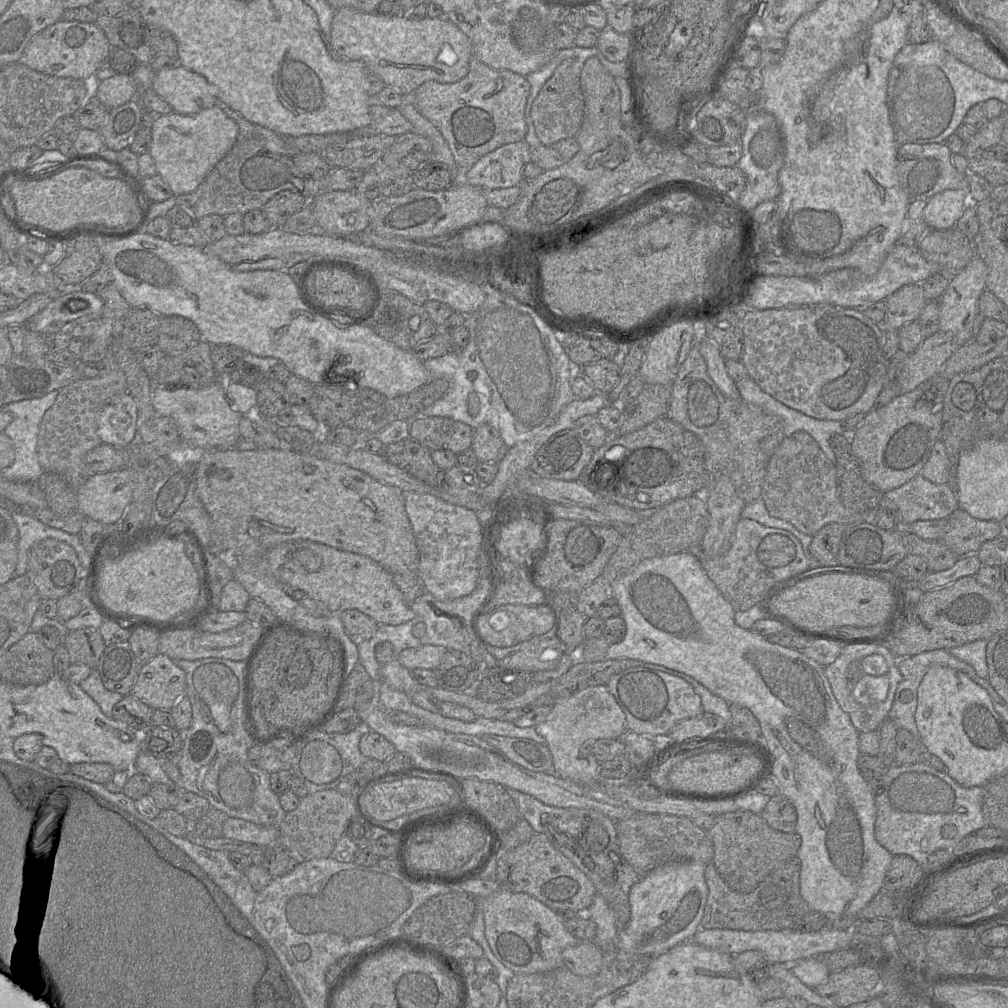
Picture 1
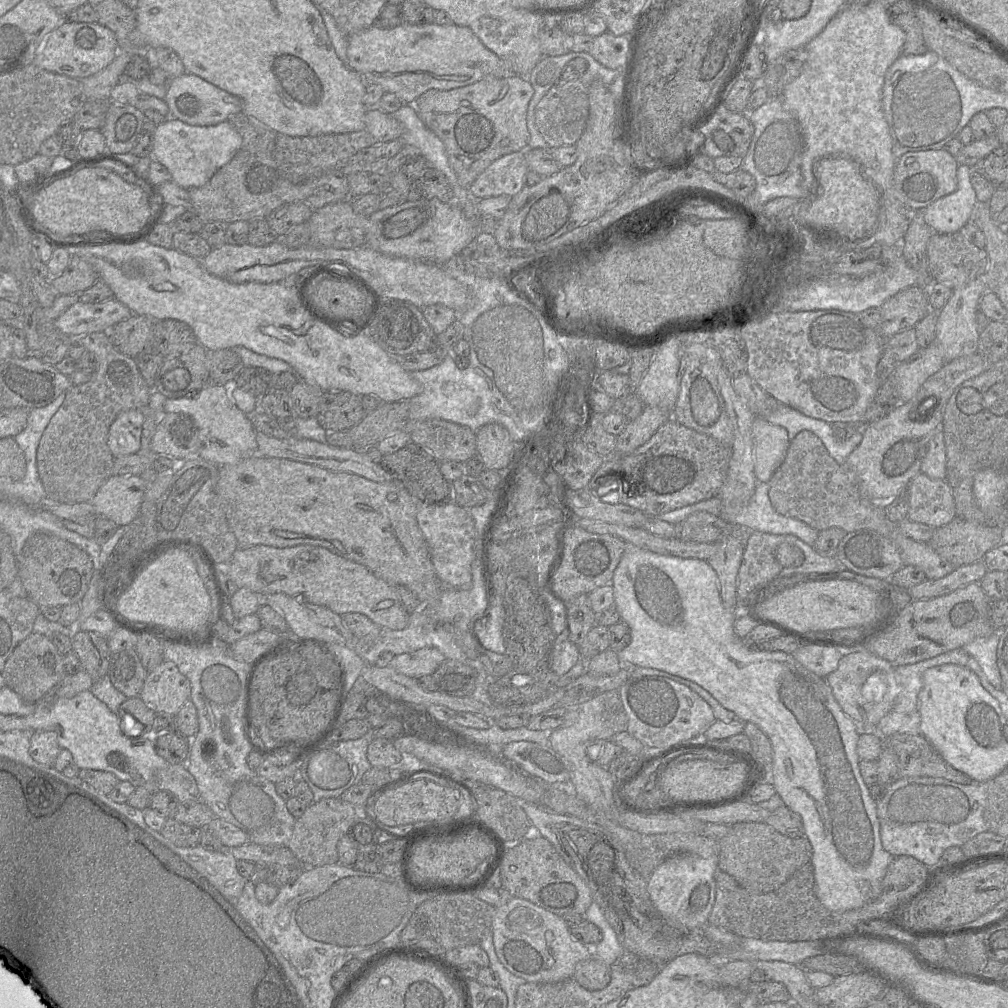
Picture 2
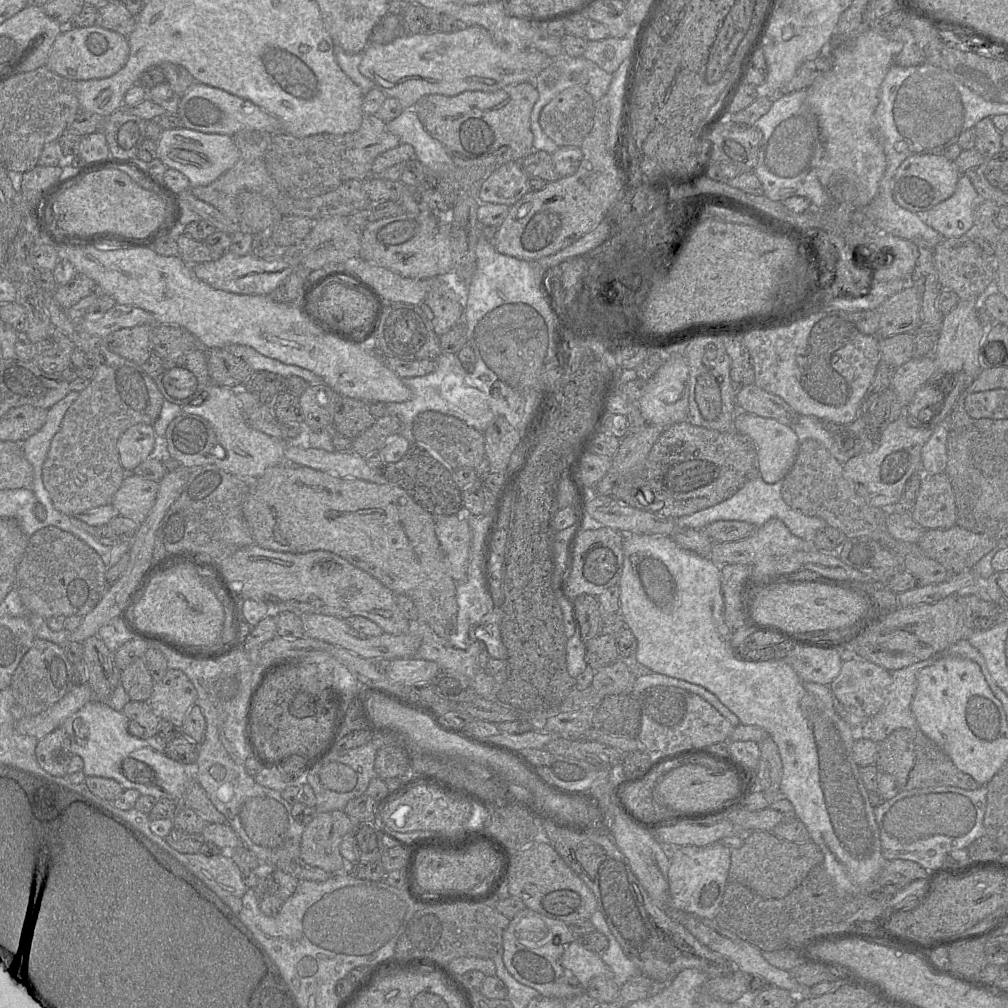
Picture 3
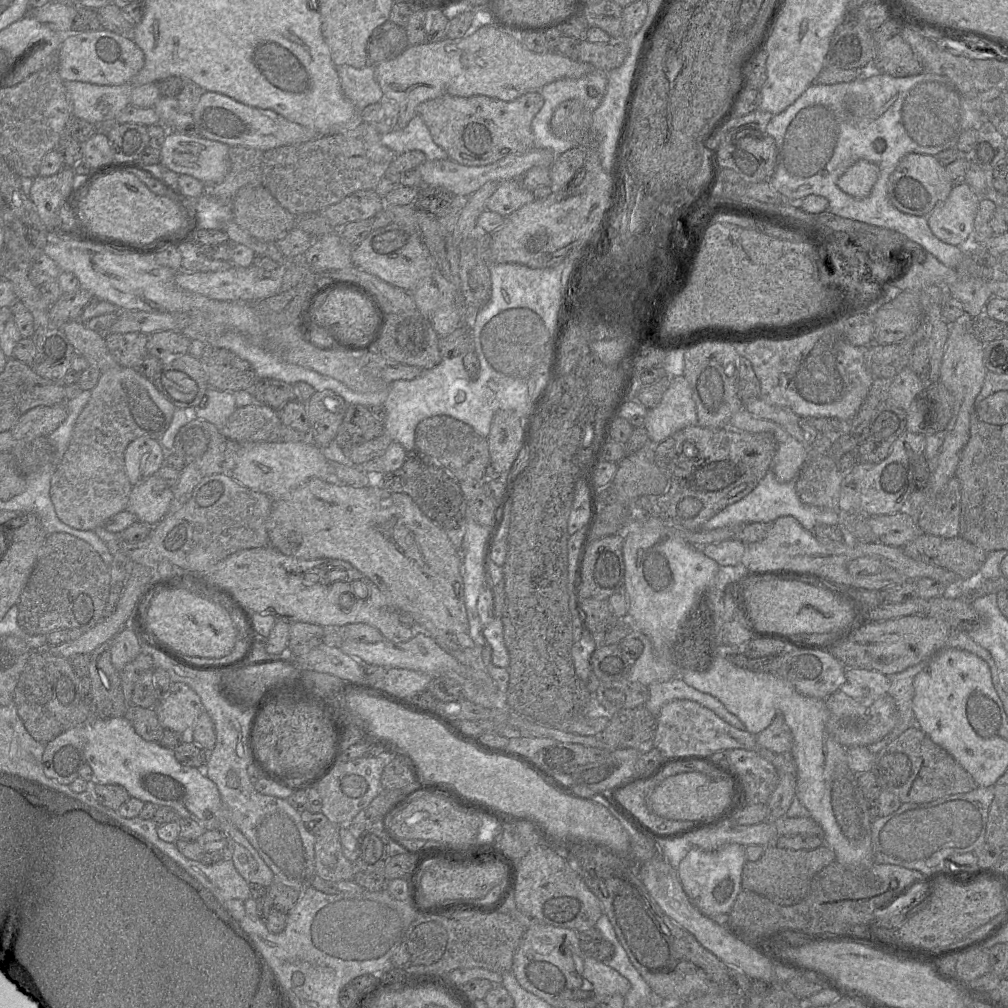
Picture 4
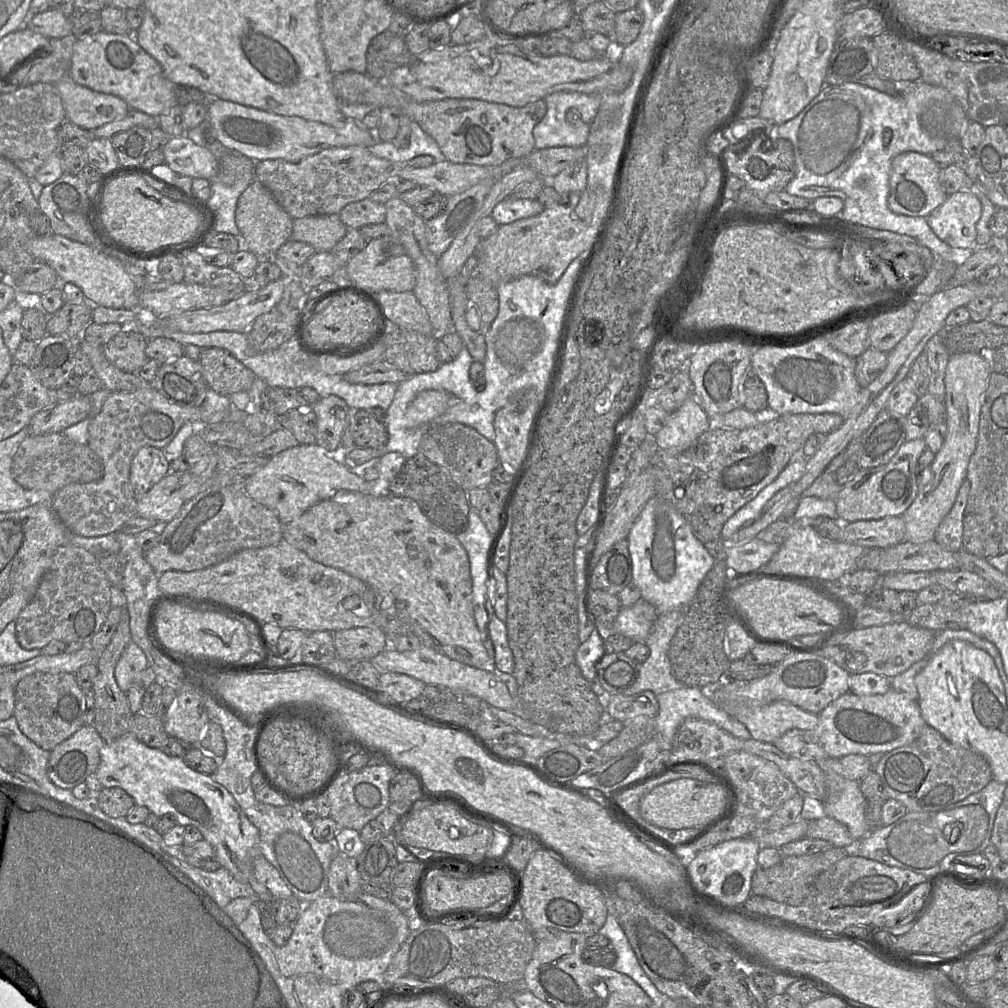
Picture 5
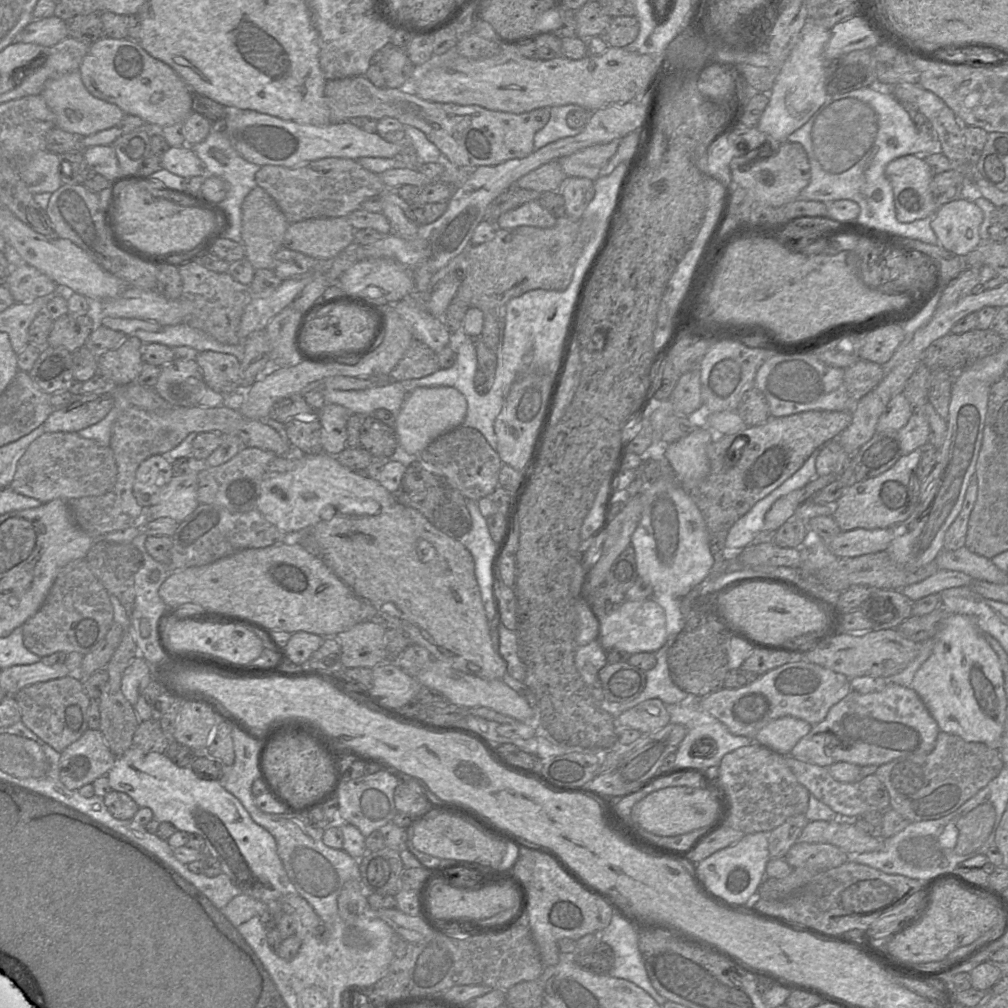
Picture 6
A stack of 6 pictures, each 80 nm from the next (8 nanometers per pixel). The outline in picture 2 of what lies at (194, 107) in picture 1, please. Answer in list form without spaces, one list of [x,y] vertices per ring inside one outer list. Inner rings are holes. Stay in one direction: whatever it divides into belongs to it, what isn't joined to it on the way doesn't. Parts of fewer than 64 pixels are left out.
[[[188,73],[170,80],[164,101],[170,109],[172,118],[193,126],[216,125],[242,113],[242,102],[238,97]]]

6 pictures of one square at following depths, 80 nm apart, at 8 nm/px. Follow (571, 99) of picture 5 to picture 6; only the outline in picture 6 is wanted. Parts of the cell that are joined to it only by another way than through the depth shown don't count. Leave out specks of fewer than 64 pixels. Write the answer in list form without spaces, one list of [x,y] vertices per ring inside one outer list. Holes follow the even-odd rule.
[[[576,104],[551,107],[548,123],[534,136],[535,150],[541,149],[542,147],[560,139],[573,137],[581,133],[582,129],[571,128],[567,122],[568,114],[577,110],[585,110],[590,113],[591,117],[595,113],[595,111],[585,109]]]

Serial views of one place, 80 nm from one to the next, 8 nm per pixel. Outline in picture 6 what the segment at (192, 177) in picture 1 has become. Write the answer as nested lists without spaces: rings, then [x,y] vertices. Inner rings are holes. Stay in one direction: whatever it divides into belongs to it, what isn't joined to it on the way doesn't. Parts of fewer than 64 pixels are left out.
[[[191,146],[170,147],[163,155],[163,168],[183,178],[206,176],[206,168]]]

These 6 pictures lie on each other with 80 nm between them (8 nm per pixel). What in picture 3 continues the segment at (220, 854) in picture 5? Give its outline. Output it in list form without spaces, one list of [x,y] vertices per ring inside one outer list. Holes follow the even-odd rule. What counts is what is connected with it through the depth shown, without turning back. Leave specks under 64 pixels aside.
[[[90,701],[68,717],[60,726],[67,747],[73,755],[83,760],[85,776],[110,778],[122,785],[124,789],[135,789],[141,795],[150,795],[157,800],[169,798],[182,804],[186,783],[194,778],[193,766],[187,766],[169,758],[165,753],[165,741],[159,736],[141,739],[129,732],[129,719],[121,711],[116,711],[107,703]]]

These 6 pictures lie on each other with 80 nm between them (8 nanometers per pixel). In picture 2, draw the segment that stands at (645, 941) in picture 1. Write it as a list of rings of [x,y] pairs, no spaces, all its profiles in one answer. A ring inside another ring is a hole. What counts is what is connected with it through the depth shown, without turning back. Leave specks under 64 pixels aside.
[[[678,854],[670,856],[660,863],[647,879],[647,889],[650,899],[666,919],[679,923],[689,931],[701,931],[708,923],[716,897],[715,872],[718,869],[718,856],[703,858],[692,854]]]

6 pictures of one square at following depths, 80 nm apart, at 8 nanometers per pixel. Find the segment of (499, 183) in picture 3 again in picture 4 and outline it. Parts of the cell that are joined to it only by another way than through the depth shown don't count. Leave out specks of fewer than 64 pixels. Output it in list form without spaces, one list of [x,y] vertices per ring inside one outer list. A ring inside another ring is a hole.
[[[520,179],[505,180],[487,200],[486,209],[506,218],[534,200],[534,194],[521,186]]]

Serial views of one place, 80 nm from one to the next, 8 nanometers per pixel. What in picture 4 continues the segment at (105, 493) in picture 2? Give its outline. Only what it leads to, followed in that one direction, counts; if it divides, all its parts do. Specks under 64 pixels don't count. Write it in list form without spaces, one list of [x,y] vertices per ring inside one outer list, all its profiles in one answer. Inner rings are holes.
[[[152,475],[132,487],[126,510],[134,514],[137,521],[155,526],[169,513],[172,501],[172,487],[157,475]]]

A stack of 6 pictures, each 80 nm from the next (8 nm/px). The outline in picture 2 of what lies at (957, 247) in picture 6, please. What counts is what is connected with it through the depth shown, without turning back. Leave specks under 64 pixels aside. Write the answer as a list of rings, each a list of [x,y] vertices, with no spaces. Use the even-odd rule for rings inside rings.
[[[958,165],[956,190],[923,210],[924,221],[934,233],[959,232],[973,218],[978,201],[970,181],[970,172],[969,166]]]

